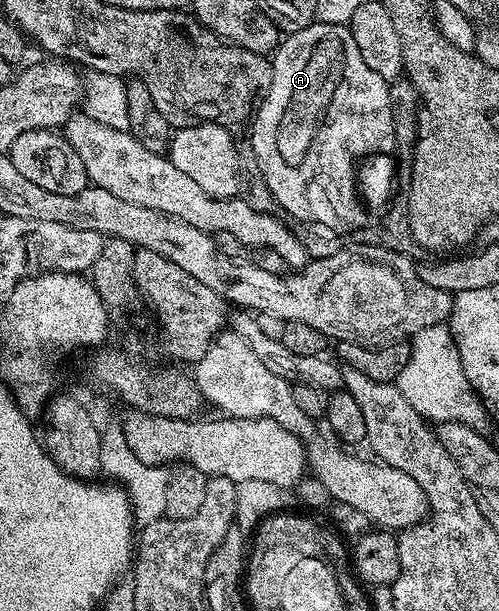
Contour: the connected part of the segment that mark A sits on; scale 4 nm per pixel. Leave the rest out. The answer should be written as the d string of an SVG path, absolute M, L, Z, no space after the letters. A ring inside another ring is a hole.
M318 21L313 25L306 25L303 29L293 30L290 37L281 42L272 53L272 83L265 86L264 93L266 98L262 101L262 106L256 109L252 117L250 129L250 145L254 148L254 157L258 160L257 172L266 180L266 186L270 196L284 207L286 217L292 219L295 217L298 221L311 221L314 225L323 225L326 229L355 229L361 230L367 224L367 210L360 200L358 183L356 180L356 166L363 158L374 154L393 154L396 149L394 140L394 105L390 102L390 85L364 59L360 56L360 47L356 47L356 39L352 39L349 28L346 25L329 25L323 21Z

